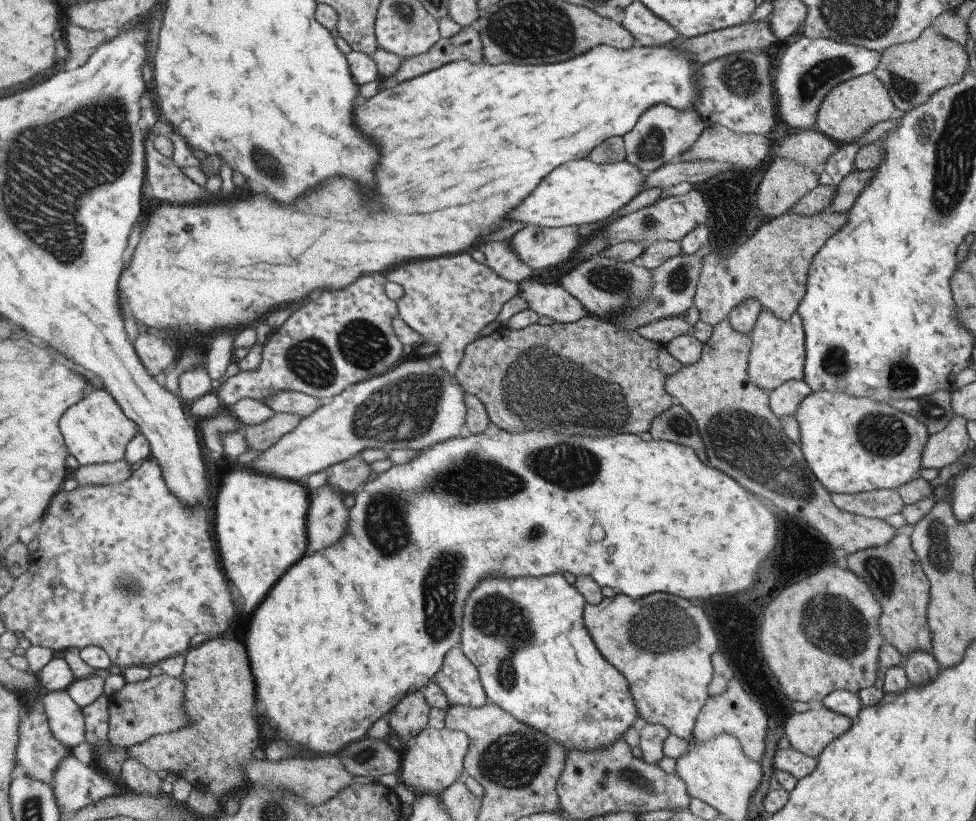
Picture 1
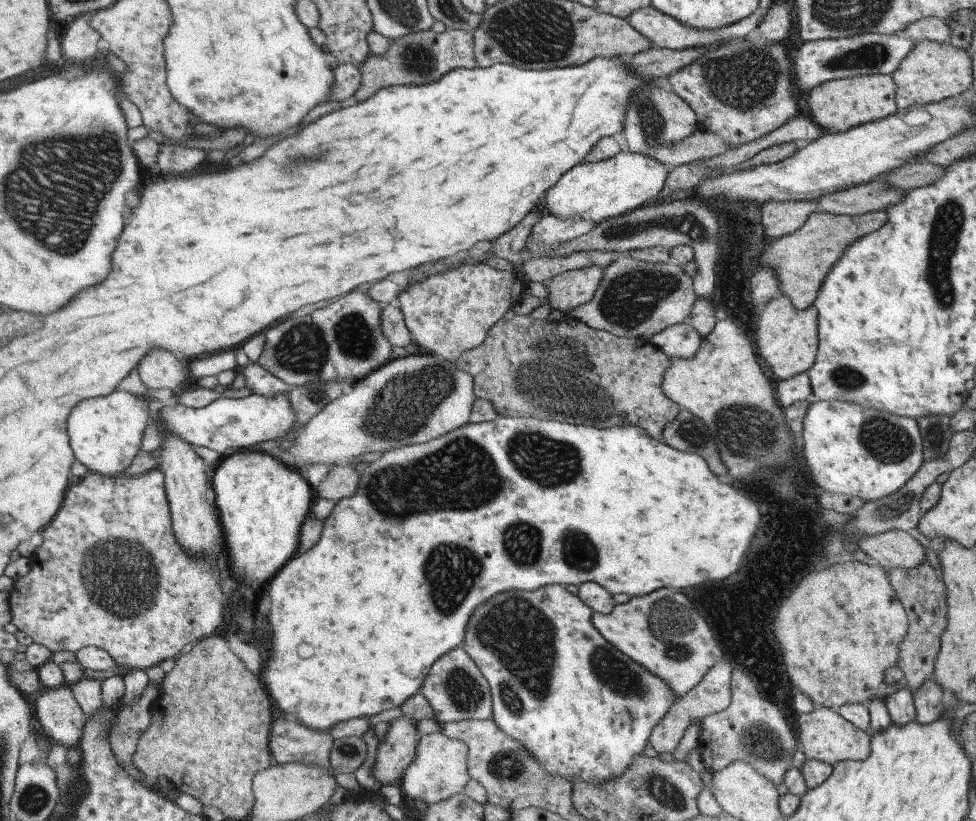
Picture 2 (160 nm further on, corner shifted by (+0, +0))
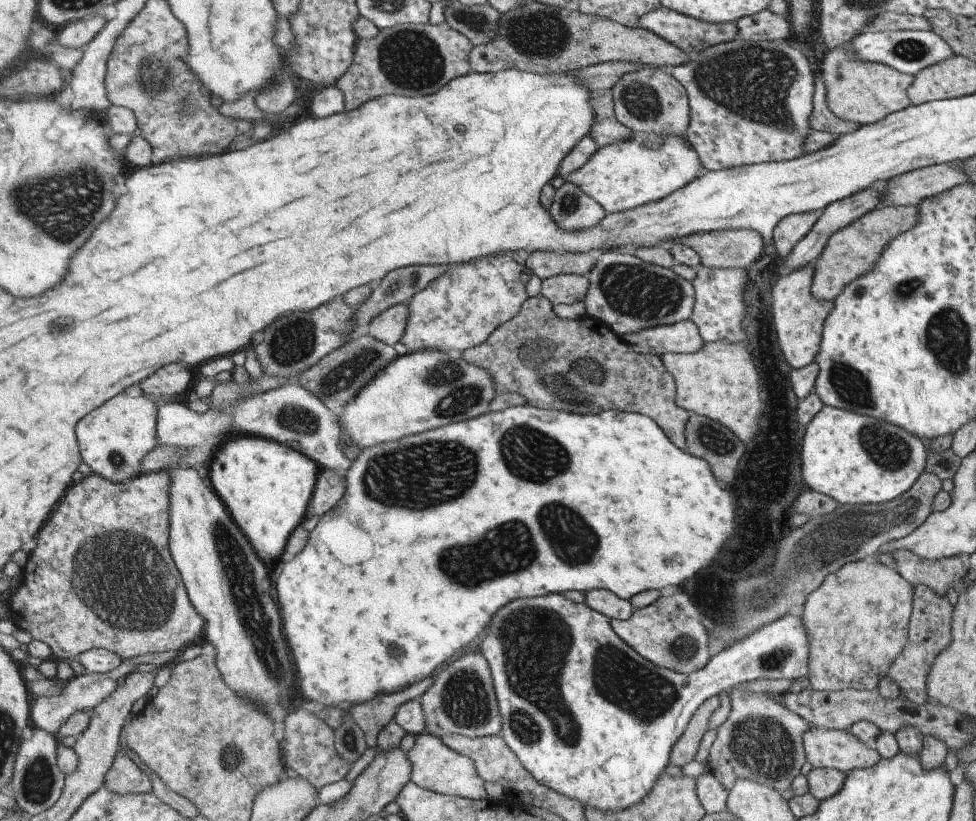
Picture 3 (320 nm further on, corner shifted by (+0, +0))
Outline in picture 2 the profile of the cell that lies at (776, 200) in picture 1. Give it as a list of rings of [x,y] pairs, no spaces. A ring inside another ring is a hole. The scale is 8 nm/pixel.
[[[769,201],[759,206],[761,224],[767,240],[780,239],[792,235],[809,218],[811,213],[819,212],[813,201]]]

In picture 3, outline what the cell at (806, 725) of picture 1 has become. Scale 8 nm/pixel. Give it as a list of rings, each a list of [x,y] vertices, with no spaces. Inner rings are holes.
[[[811,727],[802,736],[804,758],[814,769],[837,769],[847,774],[853,769],[868,769],[880,756],[846,730]]]

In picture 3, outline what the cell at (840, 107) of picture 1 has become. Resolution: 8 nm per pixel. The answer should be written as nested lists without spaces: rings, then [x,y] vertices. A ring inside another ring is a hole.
[[[847,43],[829,49],[819,66],[826,88],[826,105],[838,119],[866,125],[911,105],[906,90],[914,81],[912,74],[896,71],[883,63],[854,59]]]

